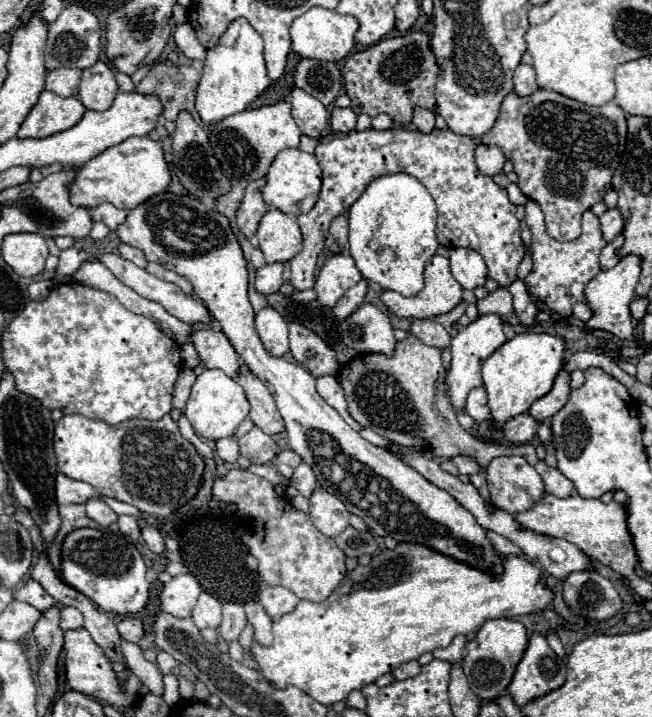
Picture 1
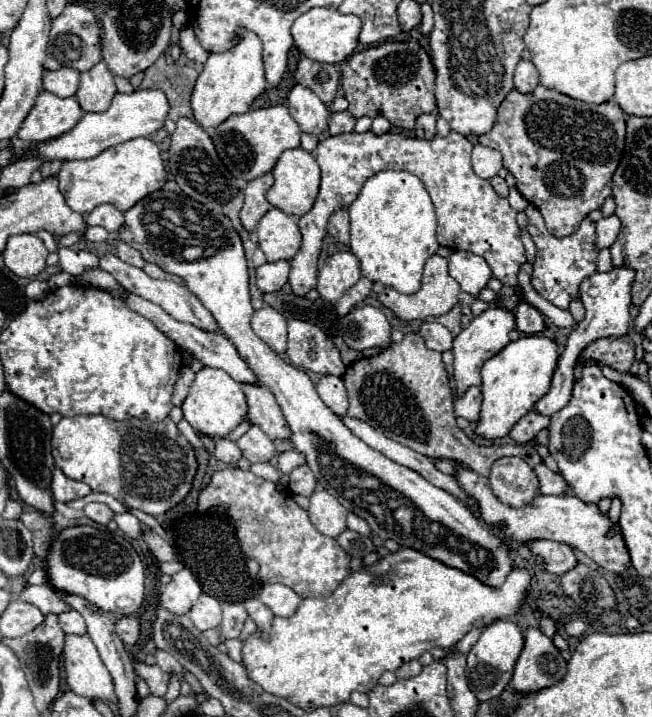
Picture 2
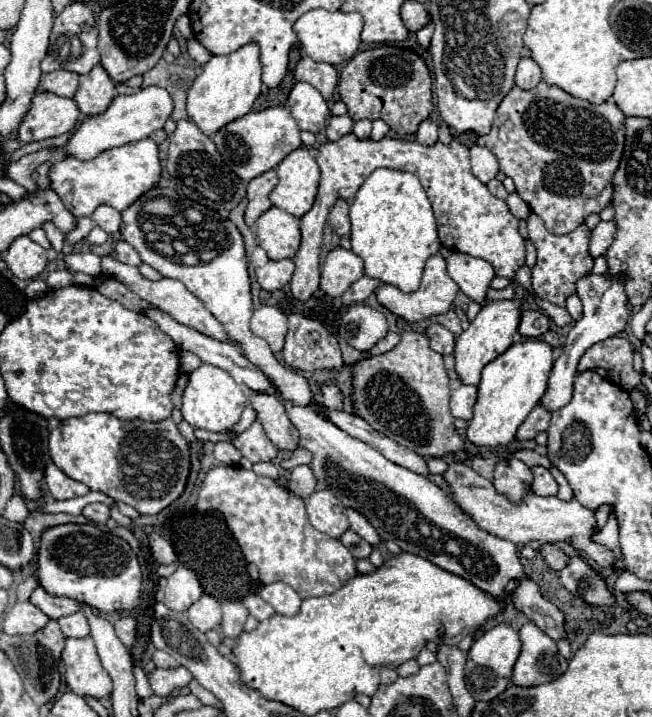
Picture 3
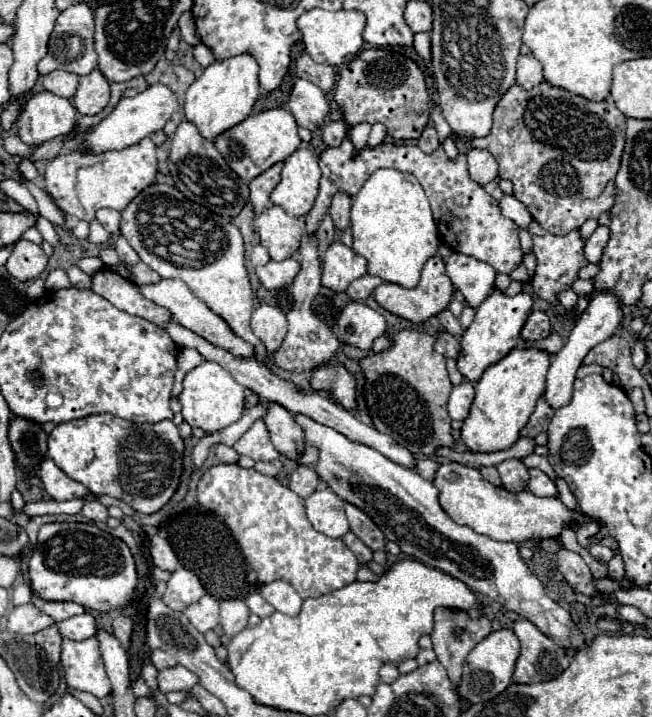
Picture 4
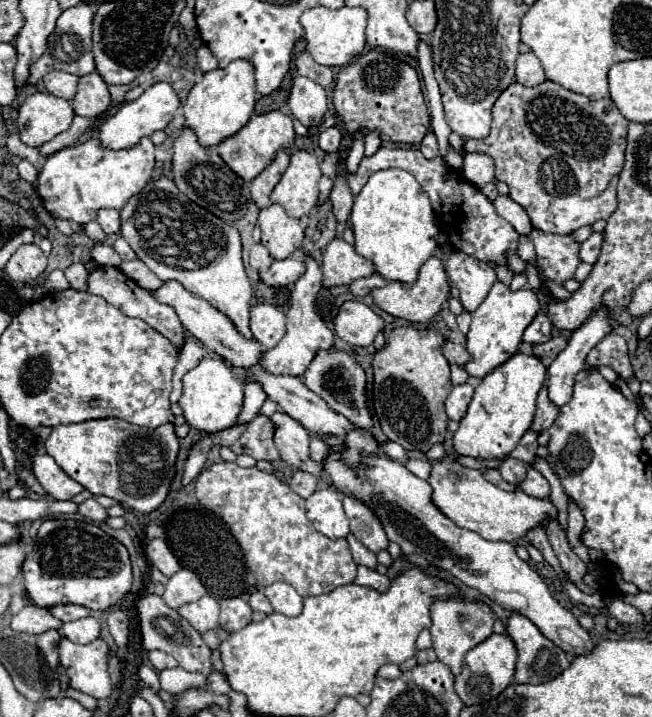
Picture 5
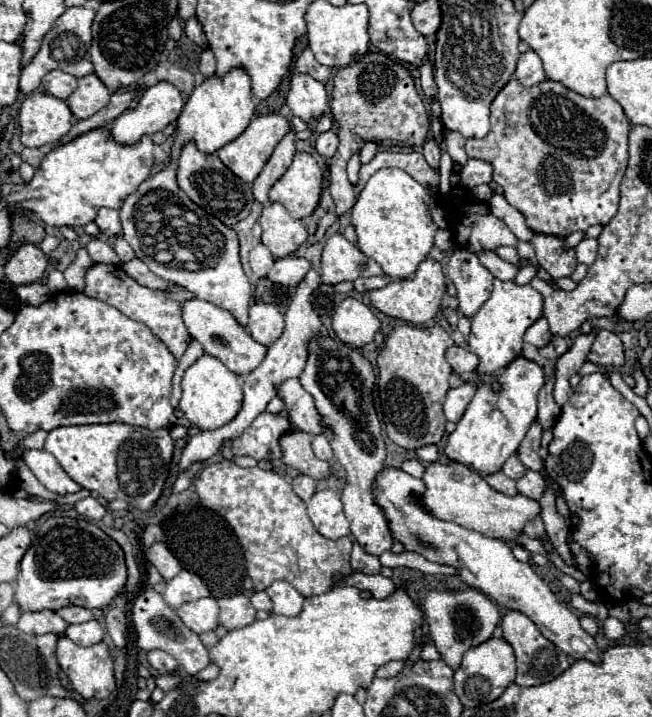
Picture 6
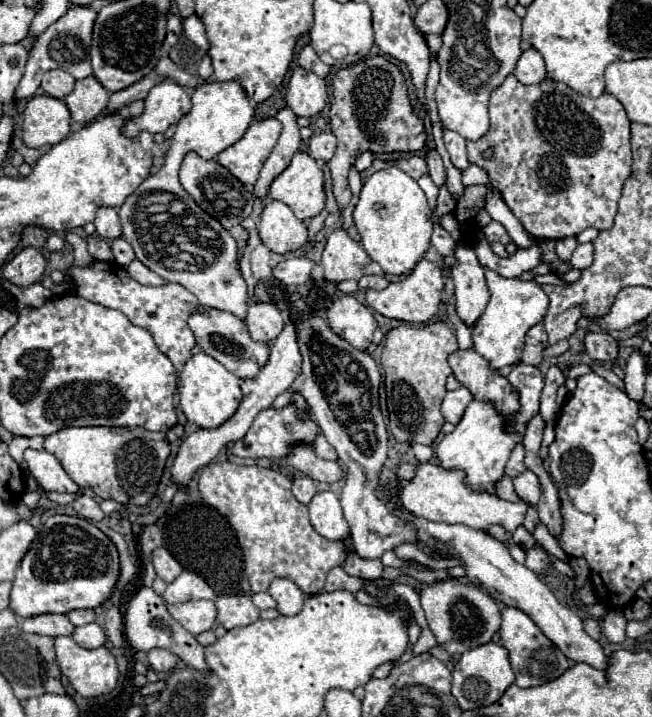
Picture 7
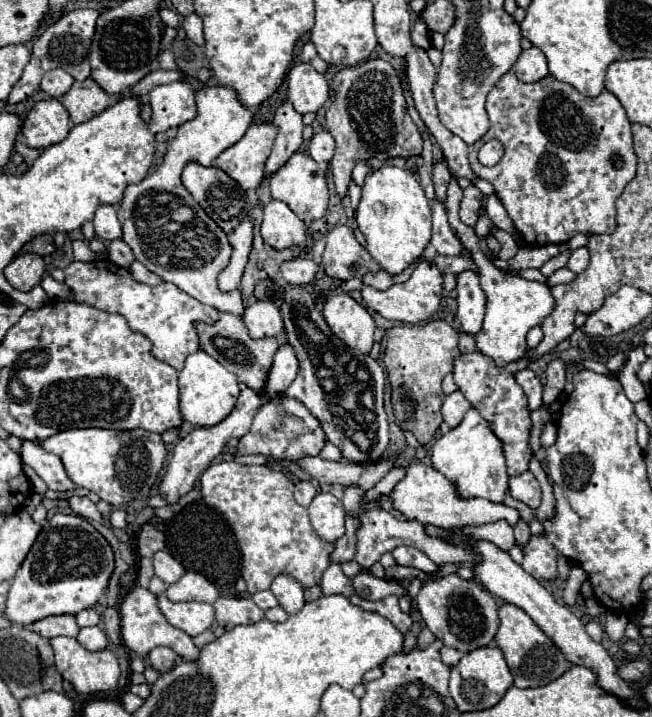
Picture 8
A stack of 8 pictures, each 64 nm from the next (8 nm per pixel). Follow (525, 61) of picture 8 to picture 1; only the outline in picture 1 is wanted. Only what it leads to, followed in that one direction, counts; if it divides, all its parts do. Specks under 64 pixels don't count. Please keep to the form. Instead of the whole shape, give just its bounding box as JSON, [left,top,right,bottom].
[514,64,538,96]

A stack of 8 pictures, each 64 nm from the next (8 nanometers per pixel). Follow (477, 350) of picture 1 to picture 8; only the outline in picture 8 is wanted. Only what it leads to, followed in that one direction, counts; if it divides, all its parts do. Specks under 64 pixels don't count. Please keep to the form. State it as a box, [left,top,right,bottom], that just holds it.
[446,178,556,366]

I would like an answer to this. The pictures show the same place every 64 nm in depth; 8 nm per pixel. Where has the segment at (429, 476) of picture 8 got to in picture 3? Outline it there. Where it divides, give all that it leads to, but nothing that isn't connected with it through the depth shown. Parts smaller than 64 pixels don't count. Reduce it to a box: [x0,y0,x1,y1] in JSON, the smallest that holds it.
[442,462,614,568]

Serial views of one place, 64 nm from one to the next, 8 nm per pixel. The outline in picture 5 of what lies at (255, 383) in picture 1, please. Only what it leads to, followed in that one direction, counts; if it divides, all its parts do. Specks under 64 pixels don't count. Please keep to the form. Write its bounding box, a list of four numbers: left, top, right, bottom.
[270,414,324,476]

